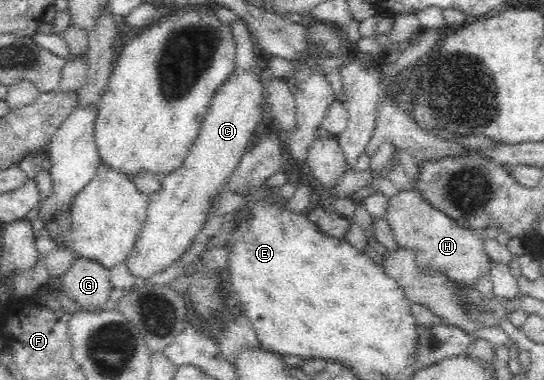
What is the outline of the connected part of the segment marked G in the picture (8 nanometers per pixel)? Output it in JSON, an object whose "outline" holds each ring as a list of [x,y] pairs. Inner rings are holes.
{"outline":[[[76,258],[71,268],[61,278],[61,291],[73,300],[79,311],[99,311],[106,308],[113,287],[109,283],[109,271],[99,263]]]}

